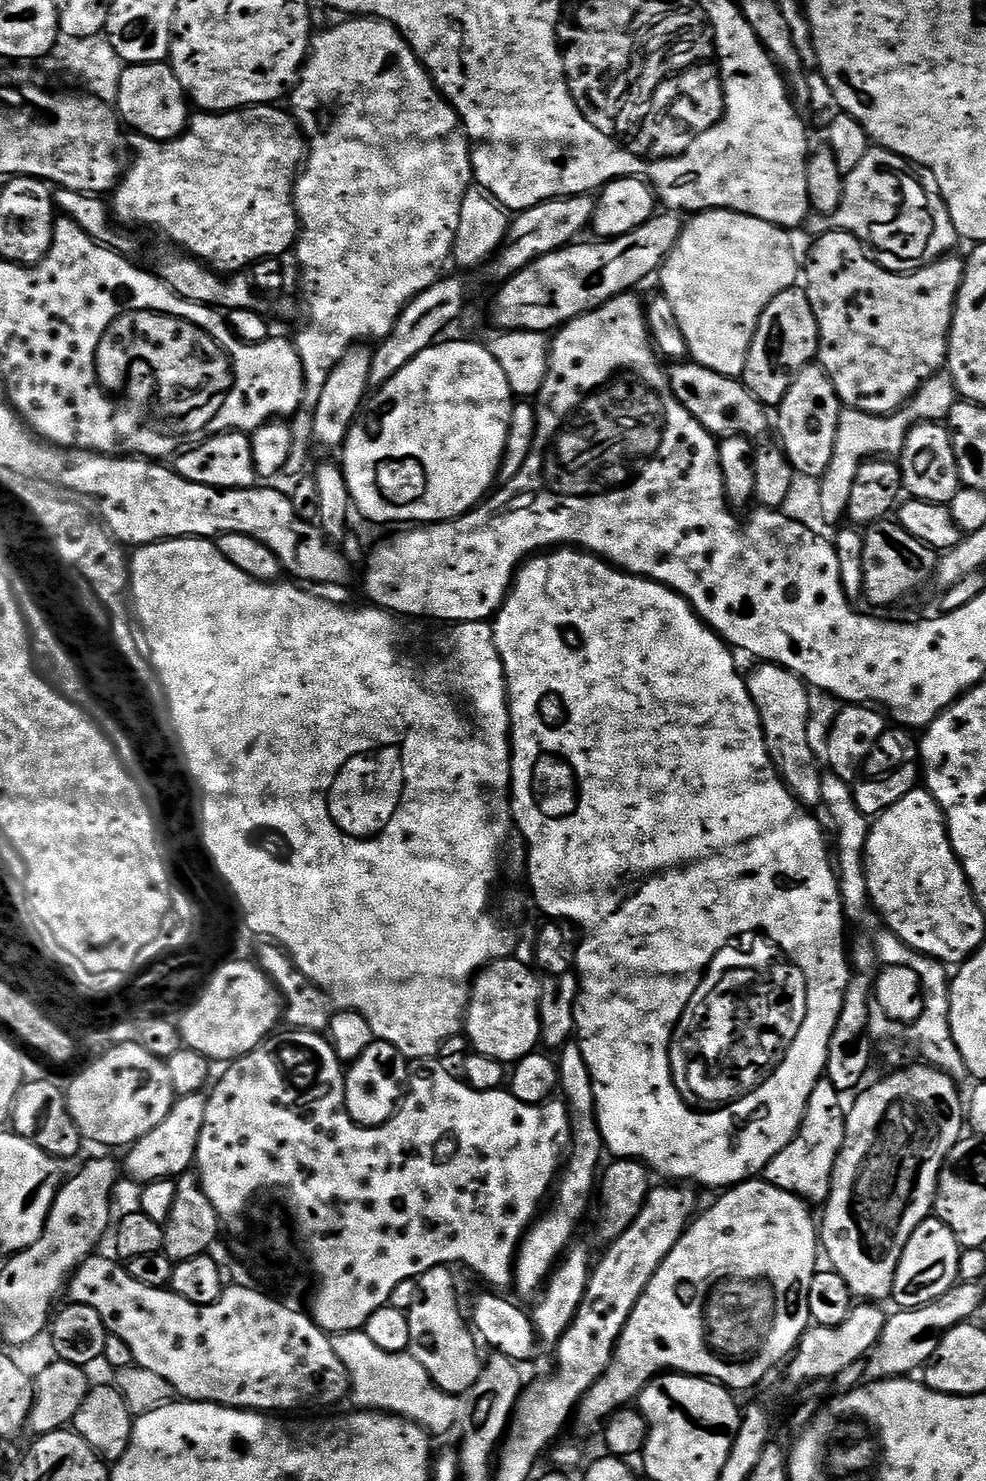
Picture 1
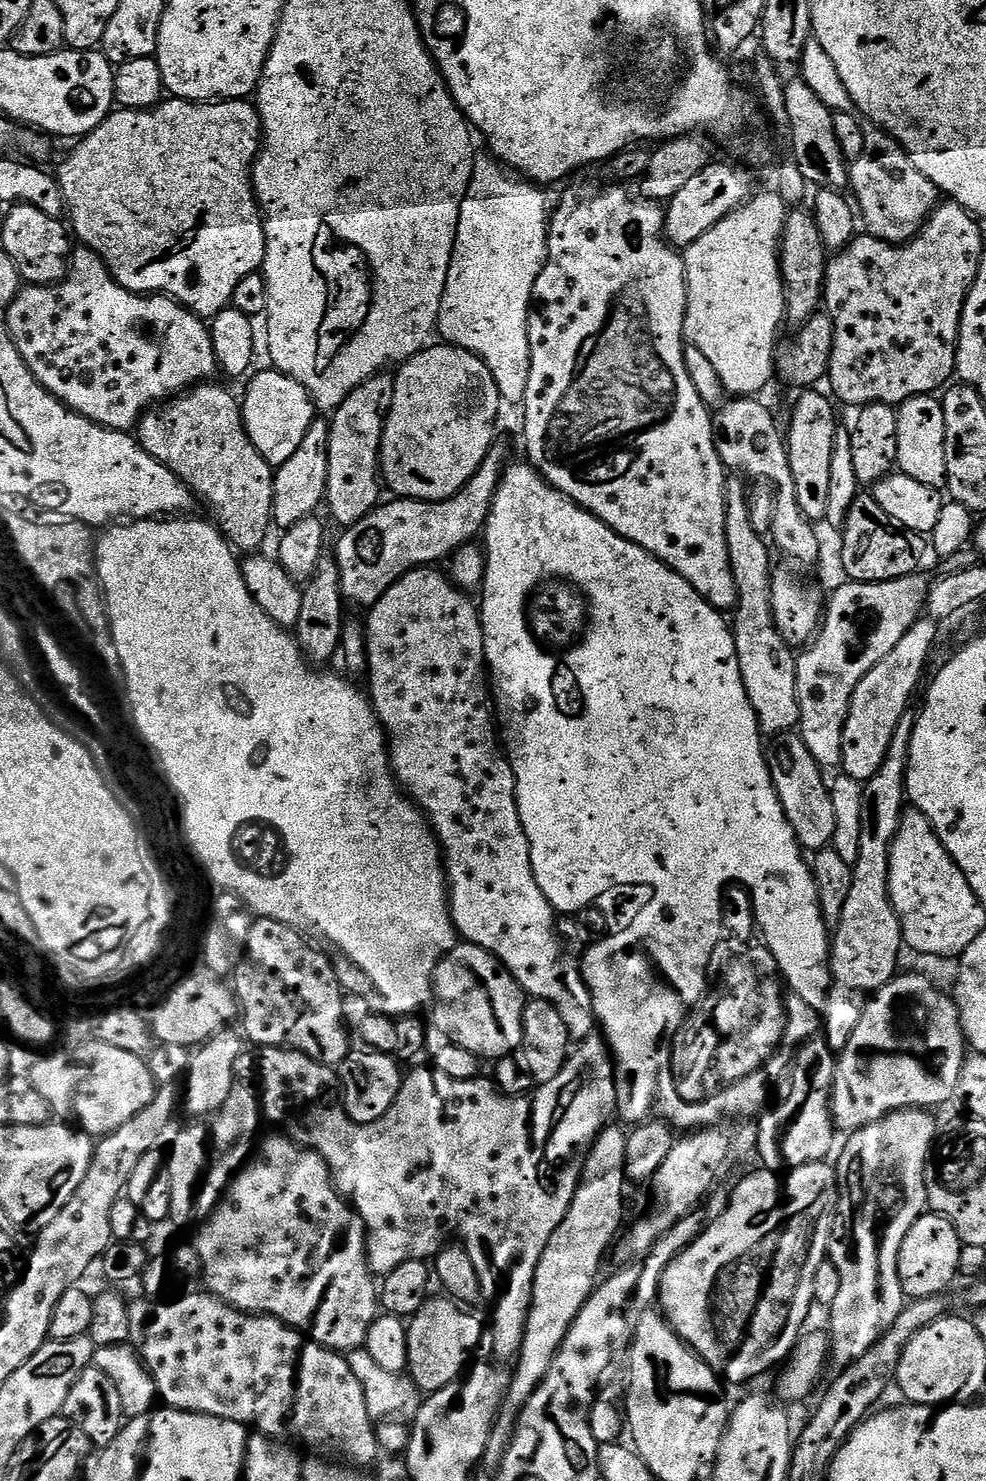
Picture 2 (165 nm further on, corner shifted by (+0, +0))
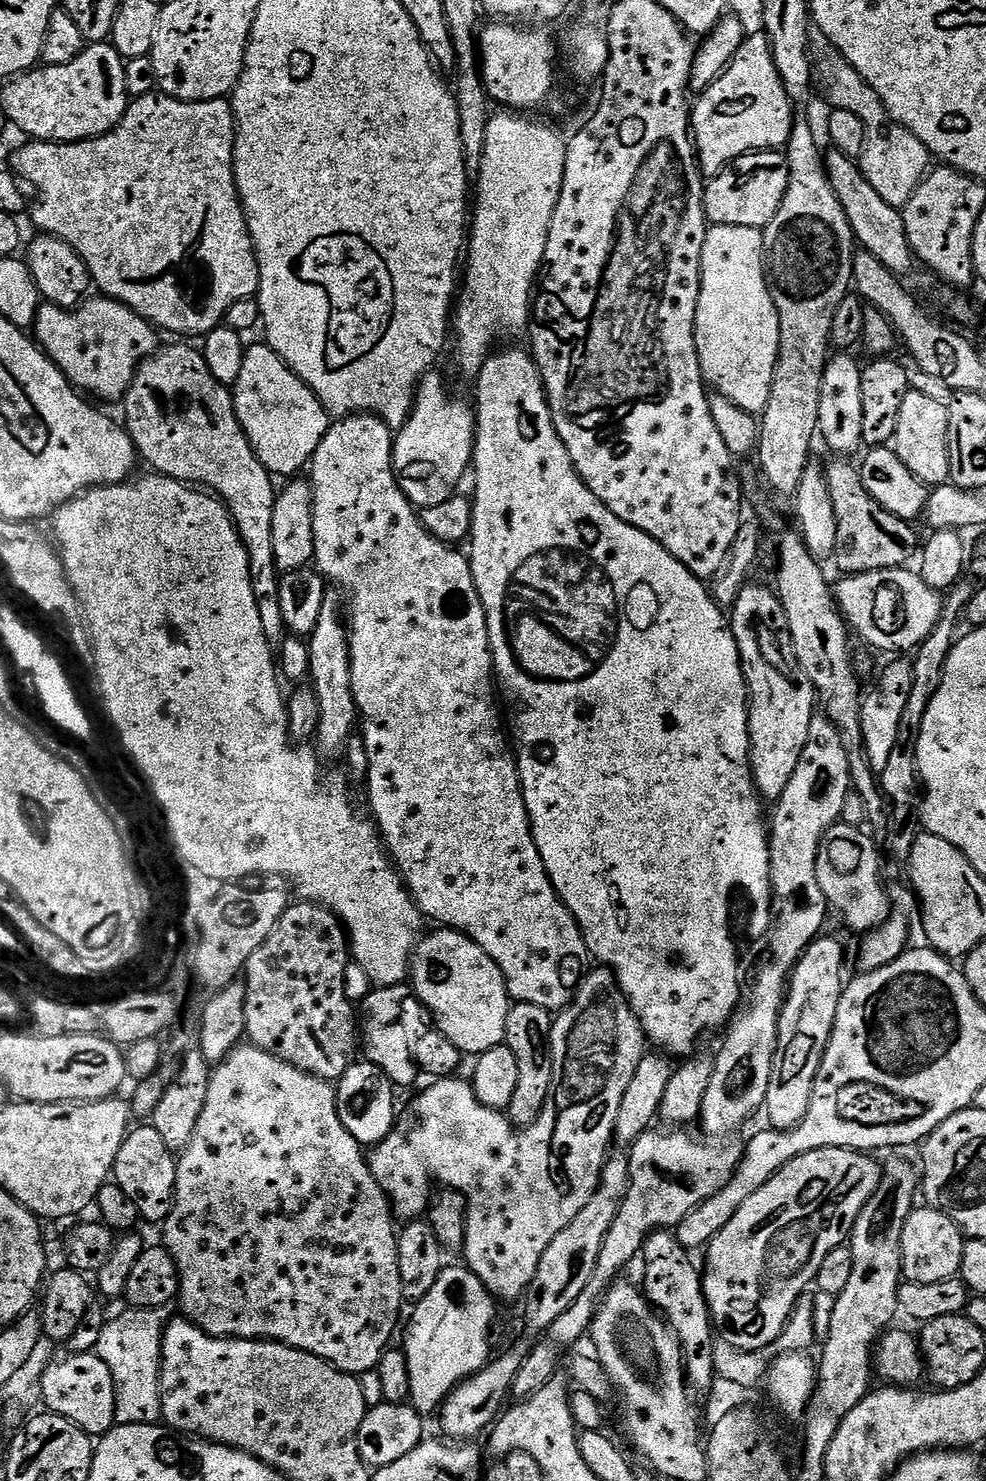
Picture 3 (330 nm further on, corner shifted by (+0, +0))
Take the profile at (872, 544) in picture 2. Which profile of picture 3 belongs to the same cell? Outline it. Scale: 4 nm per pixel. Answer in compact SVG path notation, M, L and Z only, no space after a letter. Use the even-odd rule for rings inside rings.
M832 458L832 461L827 461L824 477L826 478L826 486L830 494L830 502L834 502L834 514L836 515L836 525L838 526L838 542L836 543L836 555L834 557L834 564L841 568L841 573L855 574L858 572L877 572L878 570L886 570L887 568L902 568L909 563L908 559L915 557L918 552L918 540L916 544L916 532L911 523L902 518L898 518L894 514L890 514L890 510L886 510L880 503L878 503L870 493L866 490L866 486L860 477L860 469L851 459L848 458Z

